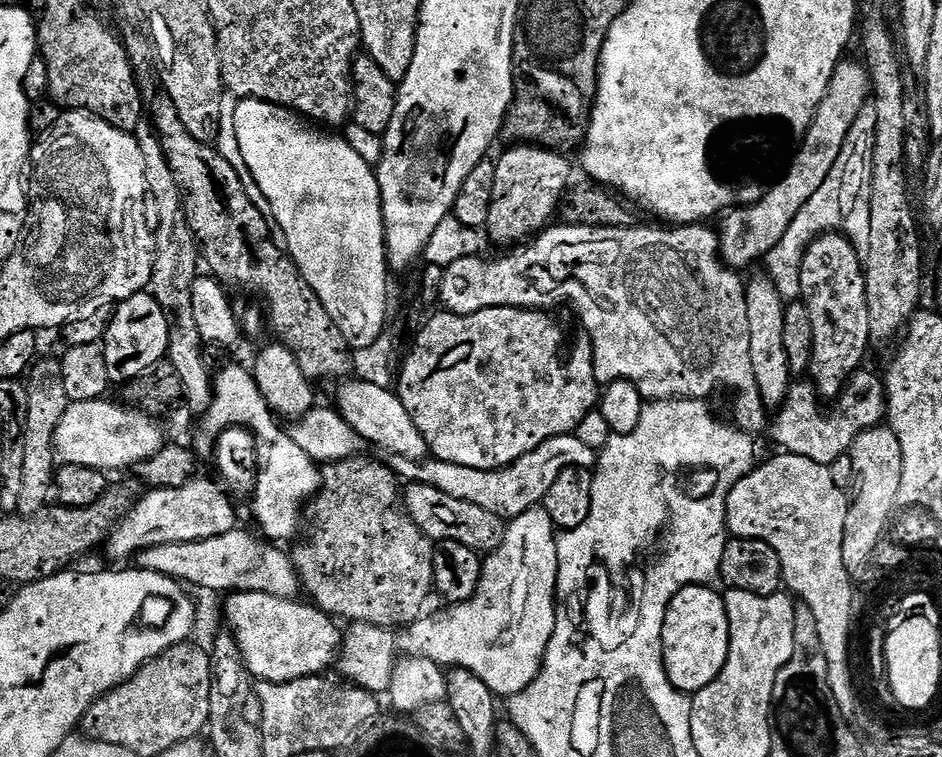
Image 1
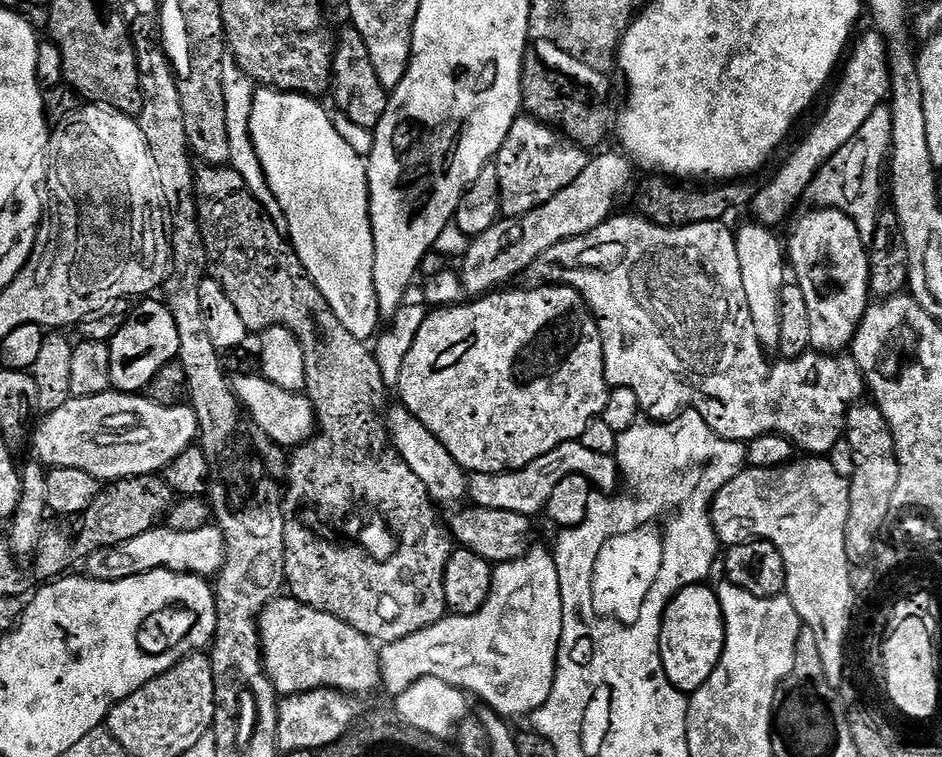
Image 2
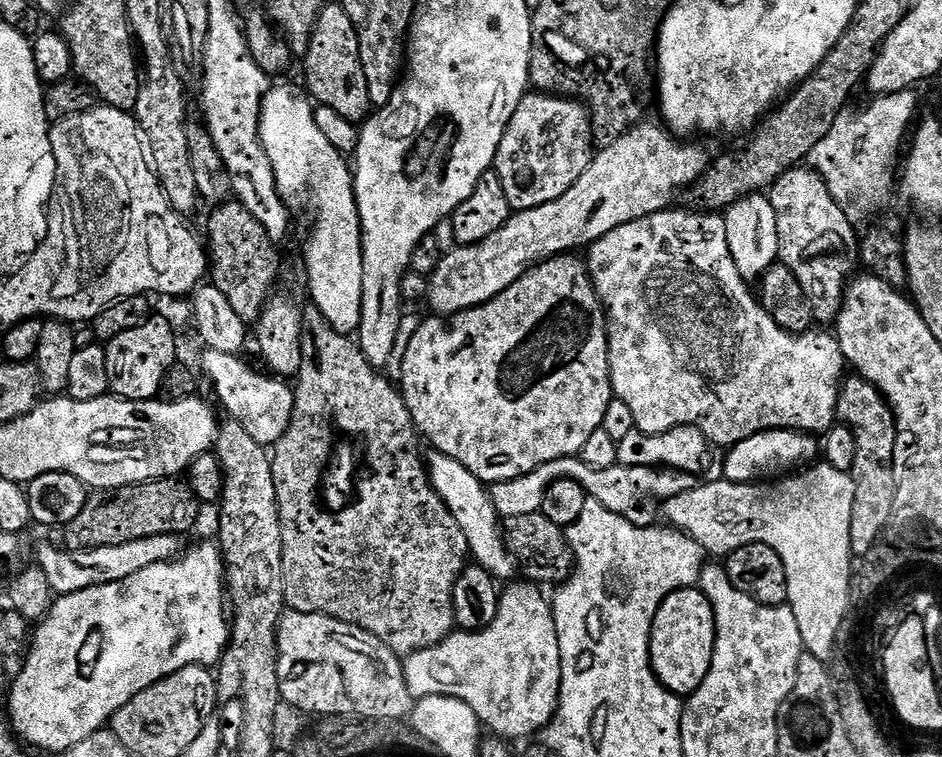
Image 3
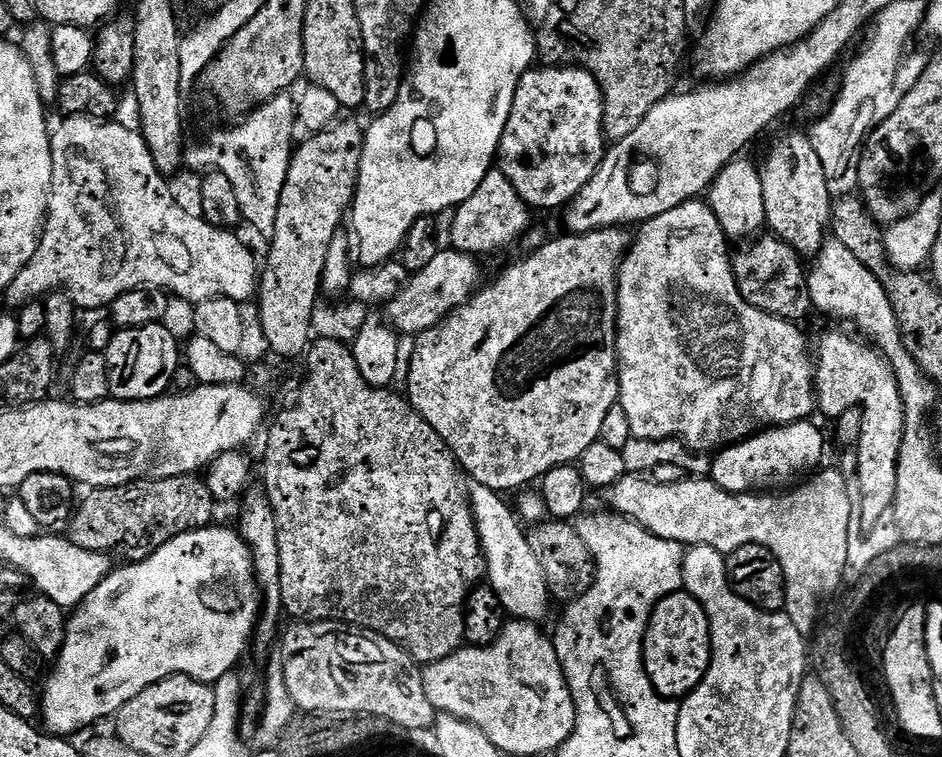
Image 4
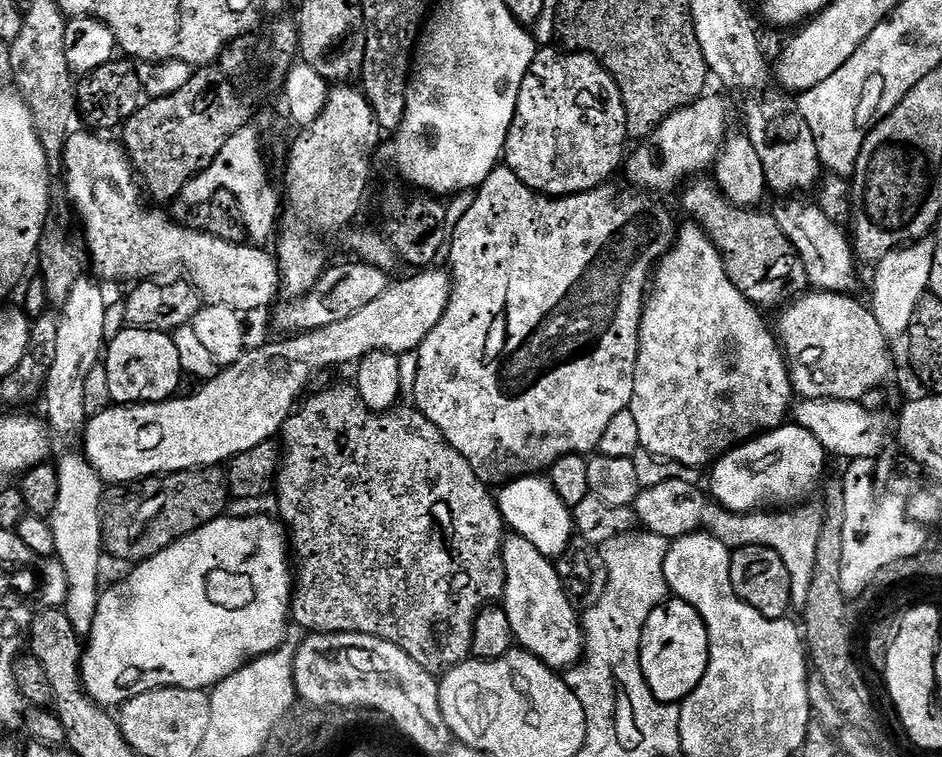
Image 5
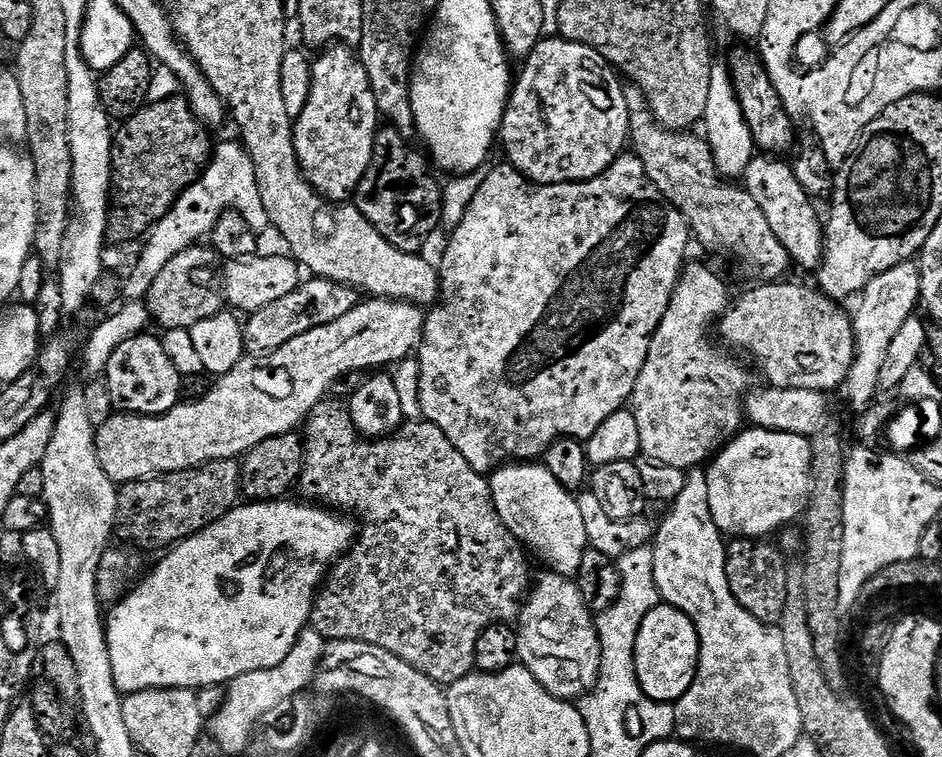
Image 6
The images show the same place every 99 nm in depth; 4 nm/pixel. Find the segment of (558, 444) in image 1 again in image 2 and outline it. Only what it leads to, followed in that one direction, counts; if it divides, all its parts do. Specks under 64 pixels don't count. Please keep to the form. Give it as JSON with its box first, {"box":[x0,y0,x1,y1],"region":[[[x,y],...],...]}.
{"box":[466,440,621,518],"region":[[[571,440],[550,450],[550,454],[542,454],[542,458],[534,458],[530,466],[513,472],[471,473],[466,480],[466,496],[476,508],[506,510],[532,518],[535,517],[535,512],[543,513],[547,509],[550,494],[554,494],[554,486],[558,486],[558,482],[562,482],[562,478],[567,476],[586,478],[593,489],[604,494],[615,493],[616,480],[618,484],[621,479],[615,455],[594,454],[594,450],[586,450],[586,446],[582,446],[579,440]]]}

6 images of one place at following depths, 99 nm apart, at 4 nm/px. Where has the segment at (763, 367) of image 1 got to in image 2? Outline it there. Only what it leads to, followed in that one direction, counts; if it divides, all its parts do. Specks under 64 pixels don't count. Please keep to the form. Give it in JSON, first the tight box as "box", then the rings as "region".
{"box":[735,222,788,352],"region":[[[758,222],[744,225],[735,233],[738,264],[741,267],[742,286],[746,293],[747,309],[750,310],[754,332],[765,351],[774,352],[780,347],[778,306],[781,290],[788,280],[788,268],[783,243],[771,233],[767,225]]]}

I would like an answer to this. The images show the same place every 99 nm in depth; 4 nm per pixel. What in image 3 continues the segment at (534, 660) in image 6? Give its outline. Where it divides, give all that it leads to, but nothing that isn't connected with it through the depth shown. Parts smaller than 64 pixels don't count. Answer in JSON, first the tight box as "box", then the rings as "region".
{"box":[426,450,518,582],"region":[[[432,450],[427,453],[426,467],[428,469],[428,483],[440,495],[442,502],[454,514],[454,522],[462,526],[462,534],[466,534],[466,542],[471,559],[496,577],[497,581],[508,582],[518,567],[517,561],[506,547],[506,536],[502,531],[502,518],[496,512],[489,489],[483,480],[478,479],[462,462],[450,458],[446,454]]]}

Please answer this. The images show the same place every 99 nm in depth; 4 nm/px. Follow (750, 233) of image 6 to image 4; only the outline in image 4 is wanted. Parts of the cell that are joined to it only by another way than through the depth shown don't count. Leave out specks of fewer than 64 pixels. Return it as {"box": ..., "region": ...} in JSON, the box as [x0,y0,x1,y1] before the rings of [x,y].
{"box":[732,234,814,322],"region":[[[771,234],[765,236],[765,240],[760,238],[749,243],[745,252],[735,253],[732,273],[736,276],[738,290],[742,298],[750,302],[750,306],[779,320],[801,322],[814,312],[808,289],[808,274],[805,265],[800,265],[802,257],[785,240]]]}

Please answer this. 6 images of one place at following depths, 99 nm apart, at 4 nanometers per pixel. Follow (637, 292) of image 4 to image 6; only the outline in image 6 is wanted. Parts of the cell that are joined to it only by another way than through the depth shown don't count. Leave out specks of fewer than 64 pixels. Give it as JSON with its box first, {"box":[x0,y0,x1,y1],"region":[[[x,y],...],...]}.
{"box":[630,263,753,470],"region":[[[689,263],[681,272],[680,283],[672,292],[666,314],[652,336],[642,374],[638,374],[630,401],[634,422],[638,422],[640,451],[654,464],[683,470],[699,469],[707,465],[745,423],[745,397],[753,387],[752,376],[731,356],[733,353],[727,347],[715,340],[716,345],[708,337],[708,331],[711,328],[713,331],[729,305],[727,286],[706,265]]]}

